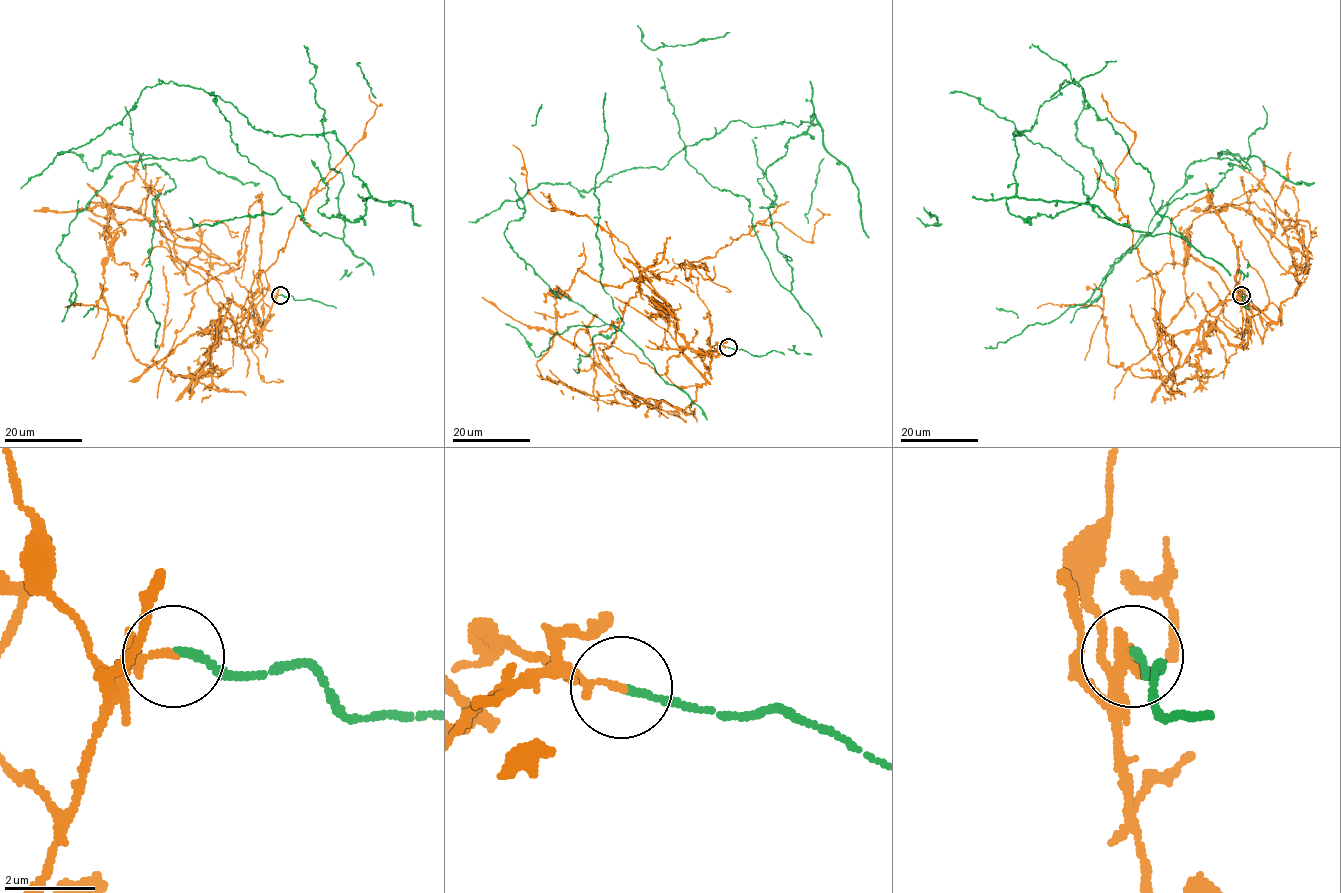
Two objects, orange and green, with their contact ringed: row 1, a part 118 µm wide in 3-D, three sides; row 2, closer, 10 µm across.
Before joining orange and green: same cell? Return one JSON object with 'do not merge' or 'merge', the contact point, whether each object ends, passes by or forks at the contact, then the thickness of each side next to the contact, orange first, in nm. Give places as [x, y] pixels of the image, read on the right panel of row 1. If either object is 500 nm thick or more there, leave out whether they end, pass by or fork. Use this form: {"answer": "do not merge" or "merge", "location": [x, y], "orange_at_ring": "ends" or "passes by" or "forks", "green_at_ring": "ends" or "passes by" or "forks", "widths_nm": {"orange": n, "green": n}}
{"answer": "do not merge", "location": [1241, 295], "orange_at_ring": "passes by", "green_at_ring": "ends", "widths_nm": {"orange": 140, "green": 160}}

